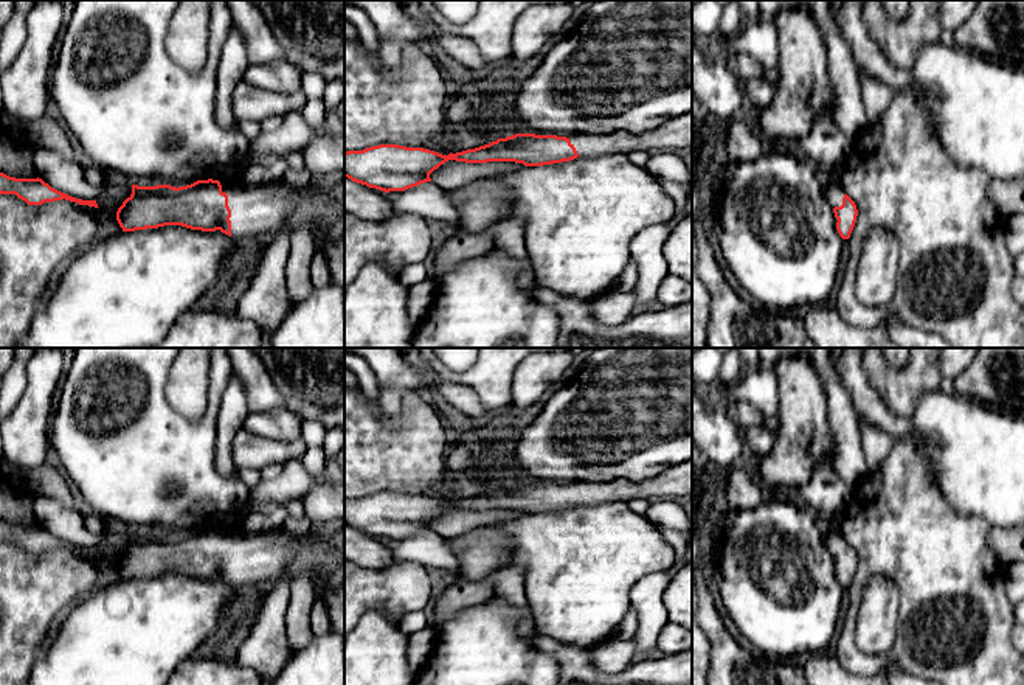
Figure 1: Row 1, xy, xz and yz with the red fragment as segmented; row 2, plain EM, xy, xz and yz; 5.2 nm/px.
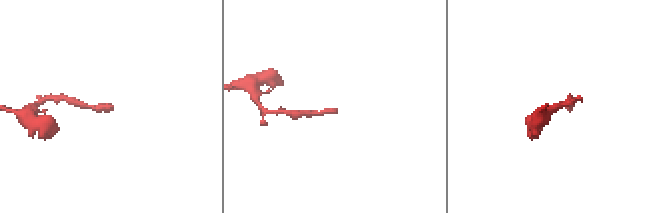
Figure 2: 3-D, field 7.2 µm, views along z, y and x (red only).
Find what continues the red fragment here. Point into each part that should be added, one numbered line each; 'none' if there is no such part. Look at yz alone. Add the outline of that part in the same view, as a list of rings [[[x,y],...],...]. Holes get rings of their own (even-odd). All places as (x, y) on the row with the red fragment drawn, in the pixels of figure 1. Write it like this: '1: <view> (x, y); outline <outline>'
1: yz (833, 191); outline [[[835,177],[835,179],[824,188],[824,191],[825,191],[825,196],[827,196],[829,203],[830,203],[832,208],[842,205],[842,197],[844,197],[846,193],[842,191],[838,177]]]

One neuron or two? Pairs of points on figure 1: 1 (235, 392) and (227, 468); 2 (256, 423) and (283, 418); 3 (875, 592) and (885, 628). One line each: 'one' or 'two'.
1: one
2: one
3: one

